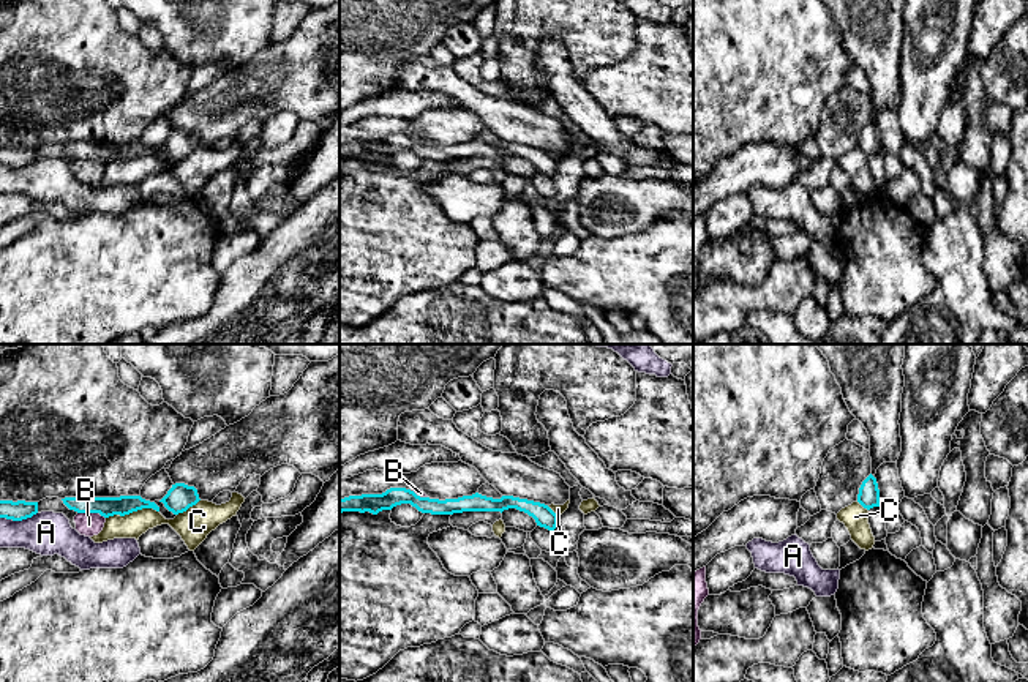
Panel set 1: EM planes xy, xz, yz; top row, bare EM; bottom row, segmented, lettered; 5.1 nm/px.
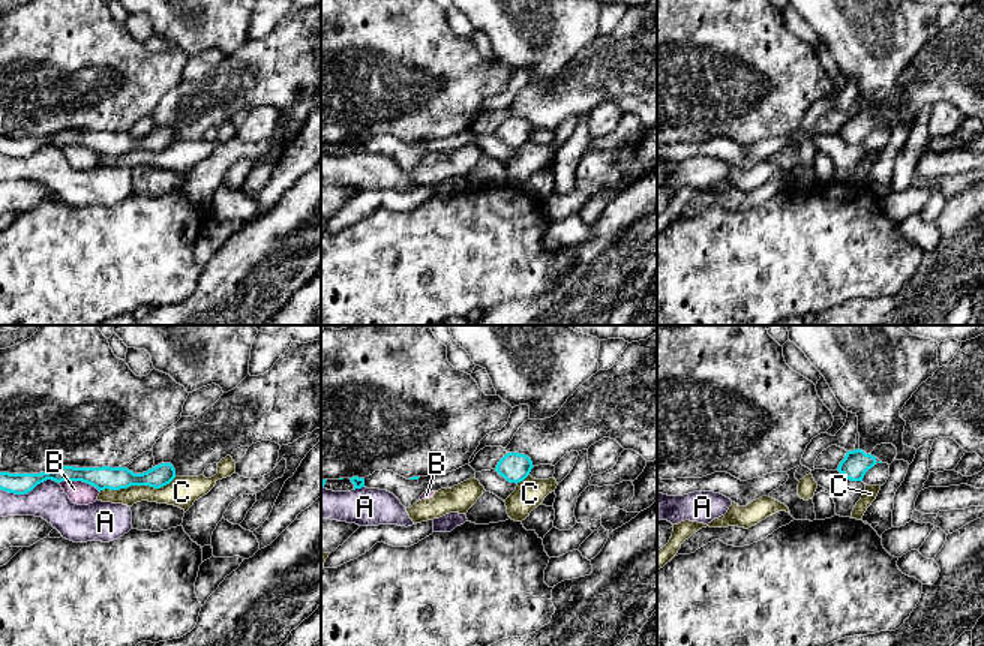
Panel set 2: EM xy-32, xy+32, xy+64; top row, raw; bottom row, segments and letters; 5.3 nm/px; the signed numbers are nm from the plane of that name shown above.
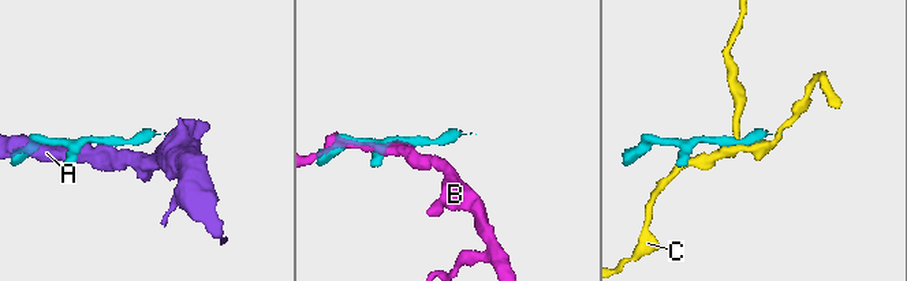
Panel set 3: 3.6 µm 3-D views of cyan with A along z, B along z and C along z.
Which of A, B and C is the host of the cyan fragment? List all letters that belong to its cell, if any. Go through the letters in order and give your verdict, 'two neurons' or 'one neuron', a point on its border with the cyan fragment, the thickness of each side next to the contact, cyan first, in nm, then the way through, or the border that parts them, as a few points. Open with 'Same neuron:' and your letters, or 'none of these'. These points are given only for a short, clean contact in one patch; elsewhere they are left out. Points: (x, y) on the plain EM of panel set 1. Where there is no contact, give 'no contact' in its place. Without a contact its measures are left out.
Same neuron: none of these
A: two neurons | xy (18, 166) | 100/220 nm
B: two neurons | xy (92, 158) | 100/120 nm
C: two neurons | xy (131, 158) | 100/130 nm | along xy (158, 157), (138, 155), (106, 164)

